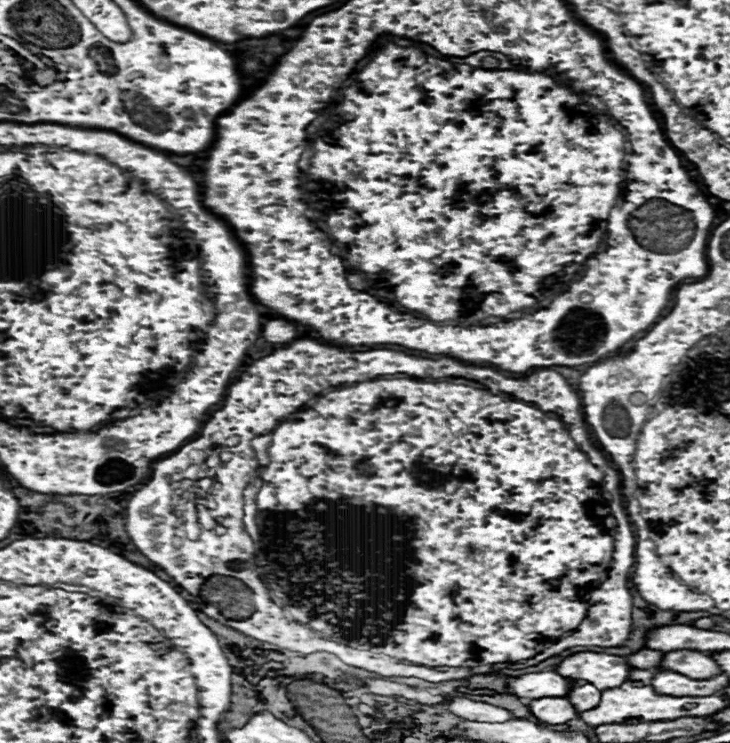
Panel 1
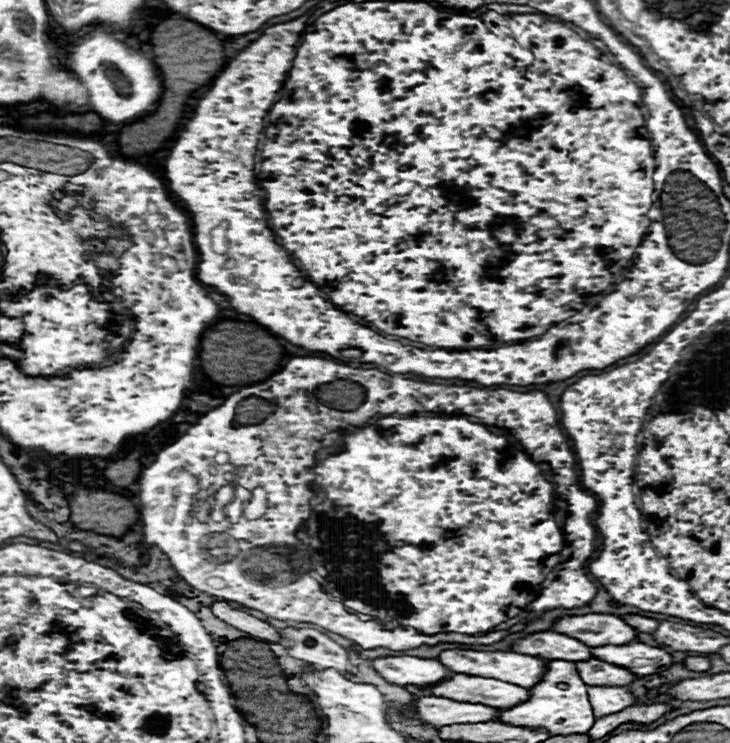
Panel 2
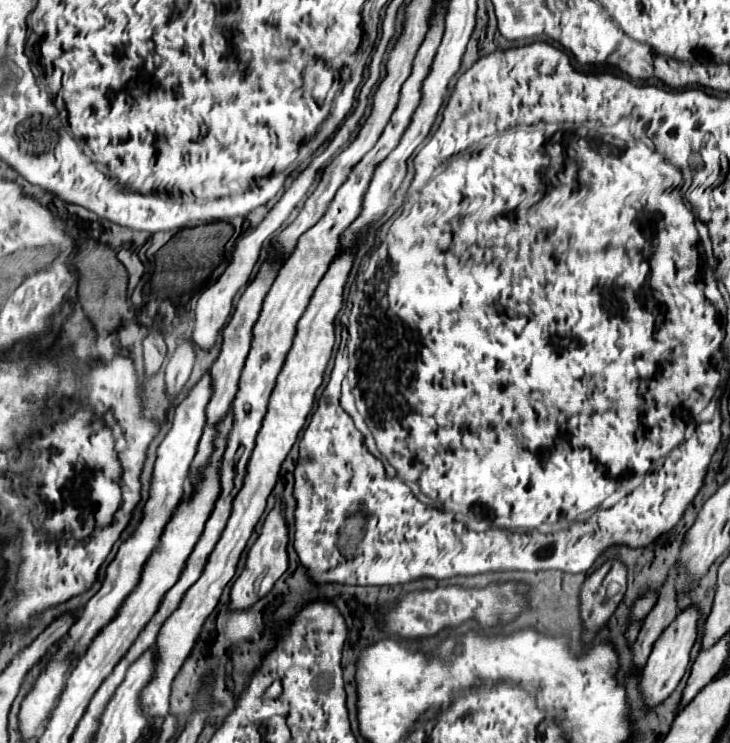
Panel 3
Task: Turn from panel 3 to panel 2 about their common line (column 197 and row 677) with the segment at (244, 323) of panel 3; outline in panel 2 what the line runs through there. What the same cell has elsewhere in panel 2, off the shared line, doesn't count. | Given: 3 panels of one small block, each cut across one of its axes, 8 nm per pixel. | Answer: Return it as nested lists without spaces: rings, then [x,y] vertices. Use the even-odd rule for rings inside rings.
[[[454,674],[450,680],[438,684],[434,690],[420,690],[414,686],[404,686],[408,692],[420,696],[450,696],[450,700],[466,700],[478,704],[494,704],[496,708],[514,708],[514,704],[522,704],[530,698],[528,688],[520,688],[516,684],[508,684],[494,678],[480,678],[480,676],[466,676]]]

